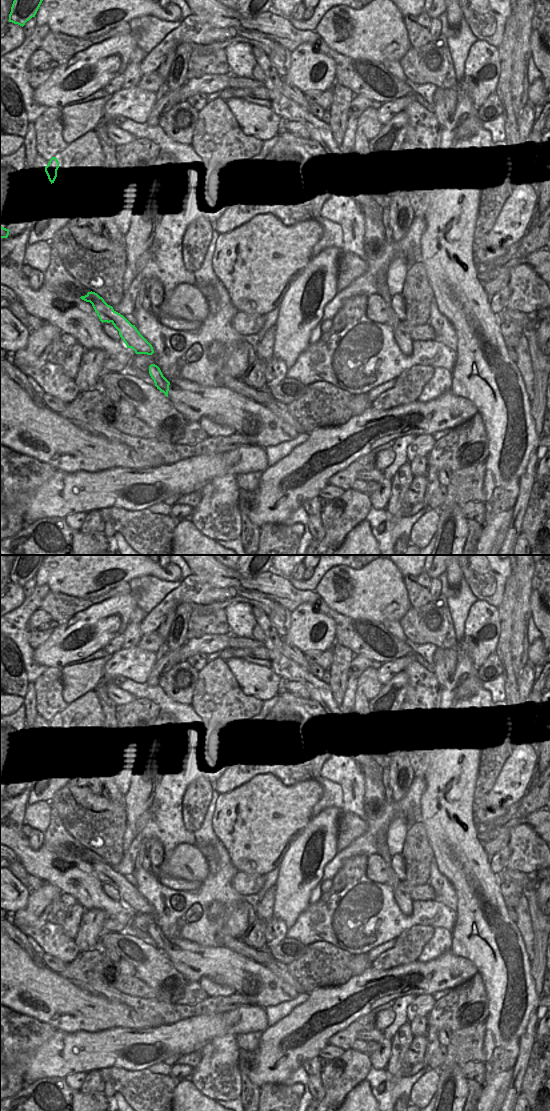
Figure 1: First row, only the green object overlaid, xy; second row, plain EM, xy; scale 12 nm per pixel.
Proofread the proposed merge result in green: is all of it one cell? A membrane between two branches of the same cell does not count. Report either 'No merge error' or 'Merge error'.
Merge error

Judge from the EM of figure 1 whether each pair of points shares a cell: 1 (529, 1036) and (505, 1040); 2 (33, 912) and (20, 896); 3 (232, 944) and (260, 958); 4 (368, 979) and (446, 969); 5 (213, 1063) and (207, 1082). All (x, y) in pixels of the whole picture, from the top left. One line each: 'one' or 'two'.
1: two
2: two
3: one
4: one
5: one

